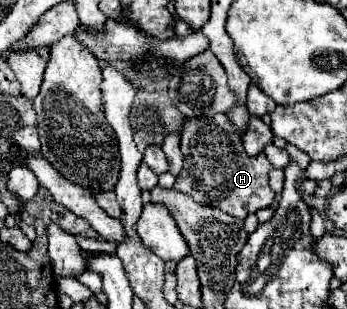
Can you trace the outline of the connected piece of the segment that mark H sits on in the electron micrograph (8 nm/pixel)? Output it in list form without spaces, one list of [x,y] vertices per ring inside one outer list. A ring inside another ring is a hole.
[[[226,114],[186,120],[182,128],[182,156],[184,168],[174,182],[174,188],[192,196],[196,202],[220,208],[222,212],[240,220],[274,204],[276,194],[268,186],[268,172],[272,164],[264,152],[254,158],[246,156],[242,142],[238,140]]]

